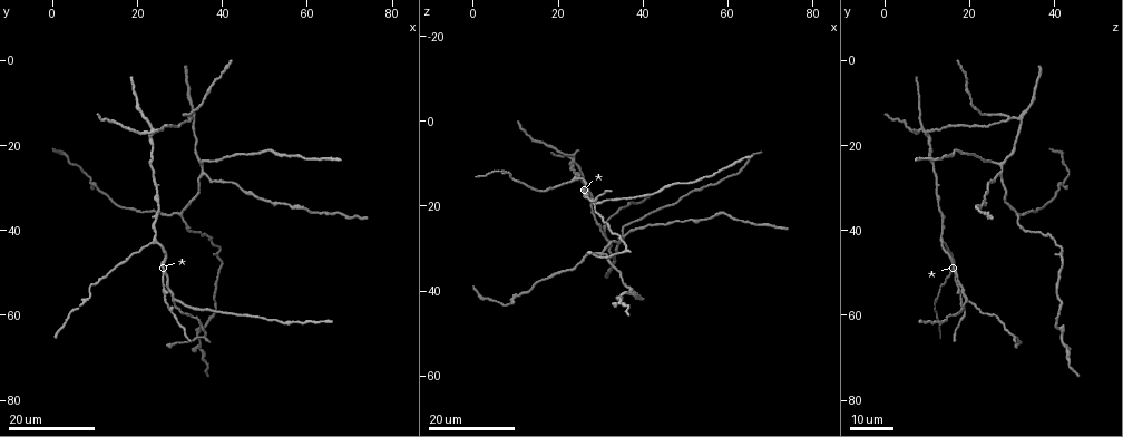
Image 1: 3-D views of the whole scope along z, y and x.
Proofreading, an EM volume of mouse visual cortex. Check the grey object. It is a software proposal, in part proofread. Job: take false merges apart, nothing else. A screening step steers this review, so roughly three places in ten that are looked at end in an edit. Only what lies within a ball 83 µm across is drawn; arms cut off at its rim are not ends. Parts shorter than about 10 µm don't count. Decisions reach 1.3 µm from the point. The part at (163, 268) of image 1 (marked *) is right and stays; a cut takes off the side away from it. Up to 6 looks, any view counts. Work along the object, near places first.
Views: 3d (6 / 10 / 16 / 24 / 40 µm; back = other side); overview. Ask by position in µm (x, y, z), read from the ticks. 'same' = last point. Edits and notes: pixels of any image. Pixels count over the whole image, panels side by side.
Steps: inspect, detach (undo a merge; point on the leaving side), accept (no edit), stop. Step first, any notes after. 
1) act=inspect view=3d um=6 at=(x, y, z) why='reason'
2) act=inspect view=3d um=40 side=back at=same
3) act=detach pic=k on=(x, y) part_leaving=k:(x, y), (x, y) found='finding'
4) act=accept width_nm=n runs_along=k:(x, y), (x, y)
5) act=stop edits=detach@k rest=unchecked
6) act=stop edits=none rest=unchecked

act=inspect view=3d um=16 at=(29.5, 36.0, 31.5) why='three-way junction'

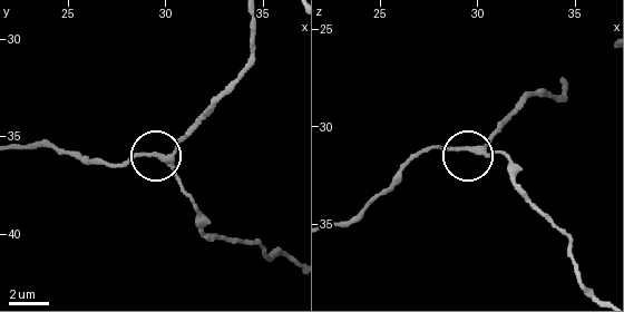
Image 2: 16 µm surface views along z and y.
act=inspect view=3d um=6 at=(29.9, 36.0, 31.1)

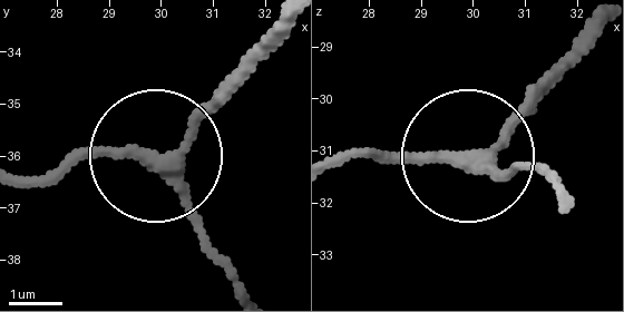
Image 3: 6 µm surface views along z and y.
act=accept arms=3 runs_along=3:(291, 21), (172, 149), (78, 154), (29, 181) found='one neuron here'

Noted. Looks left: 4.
act=inspect view=3d um=24 at=(59.0, 34.5, 21.5) why='calibre changes'

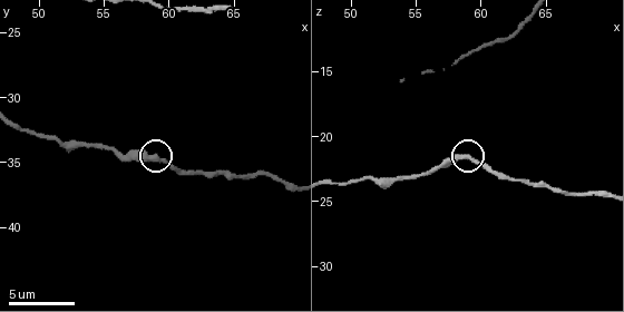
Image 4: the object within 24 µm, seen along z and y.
act=inspect view=3d um=6 at=(58.8, 34.6, 21.6) why='zoom in'

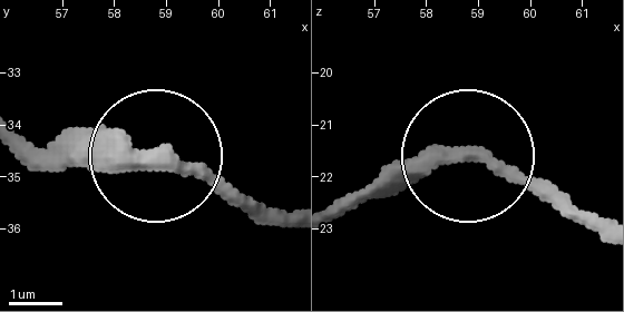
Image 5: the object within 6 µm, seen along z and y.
act=accept width_nm=380 runs_along=5:(27, 138), (159, 161), (262, 208) found='continuous, no second neuron'

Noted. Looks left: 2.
act=inspect view=3d um=16 at=(24.0, 16.5, 9.5) why='three arms meet'

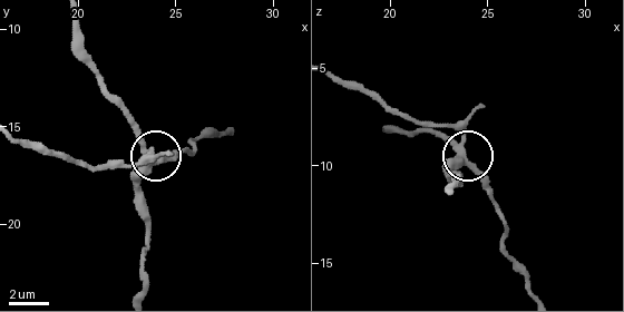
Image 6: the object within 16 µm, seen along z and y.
act=inspect view=3d um=10 at=same

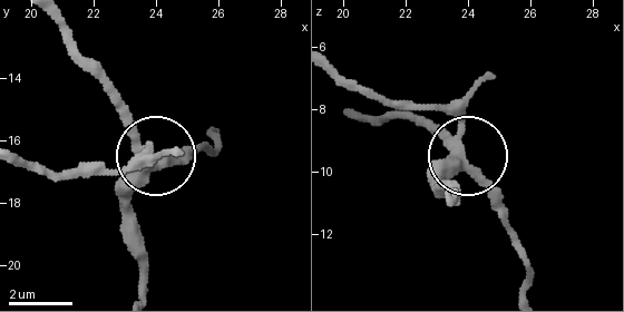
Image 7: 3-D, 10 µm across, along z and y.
act=detach pic=7 on=(152, 158) part_leaving=7:(461, 157), (520, 259), (525, 291) found='a second neuron is stuck on'

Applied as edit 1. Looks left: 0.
act=stop edits=detach@7 rest=unchecked

